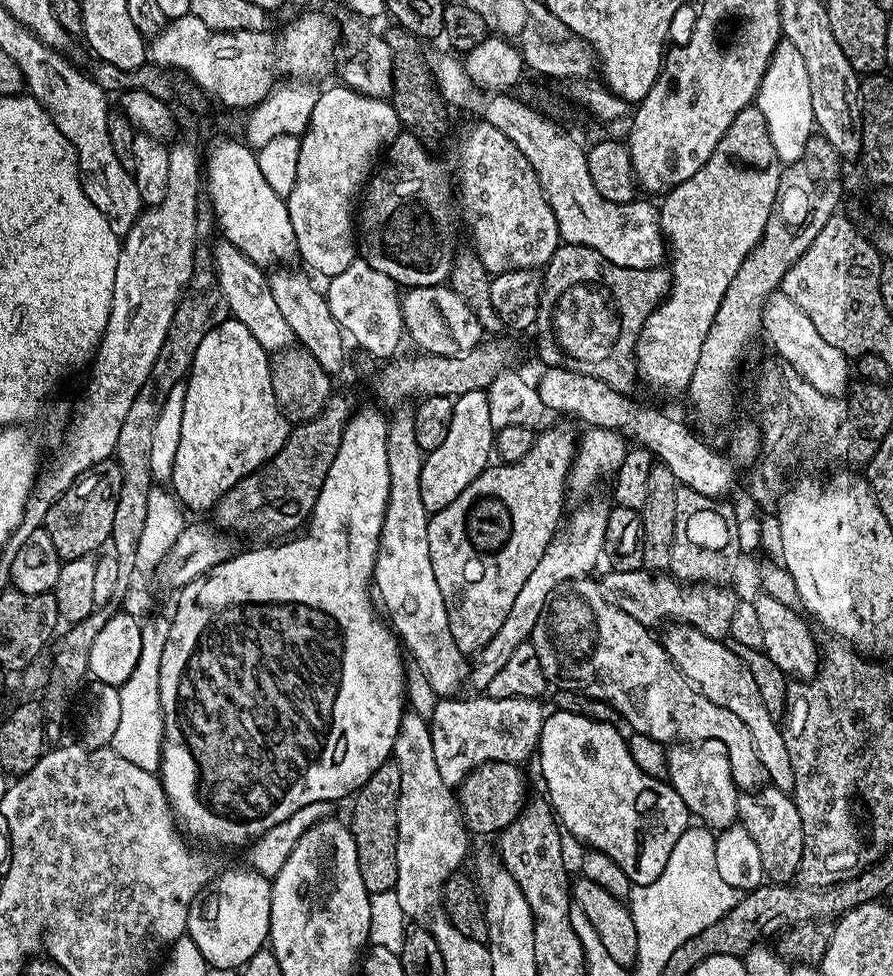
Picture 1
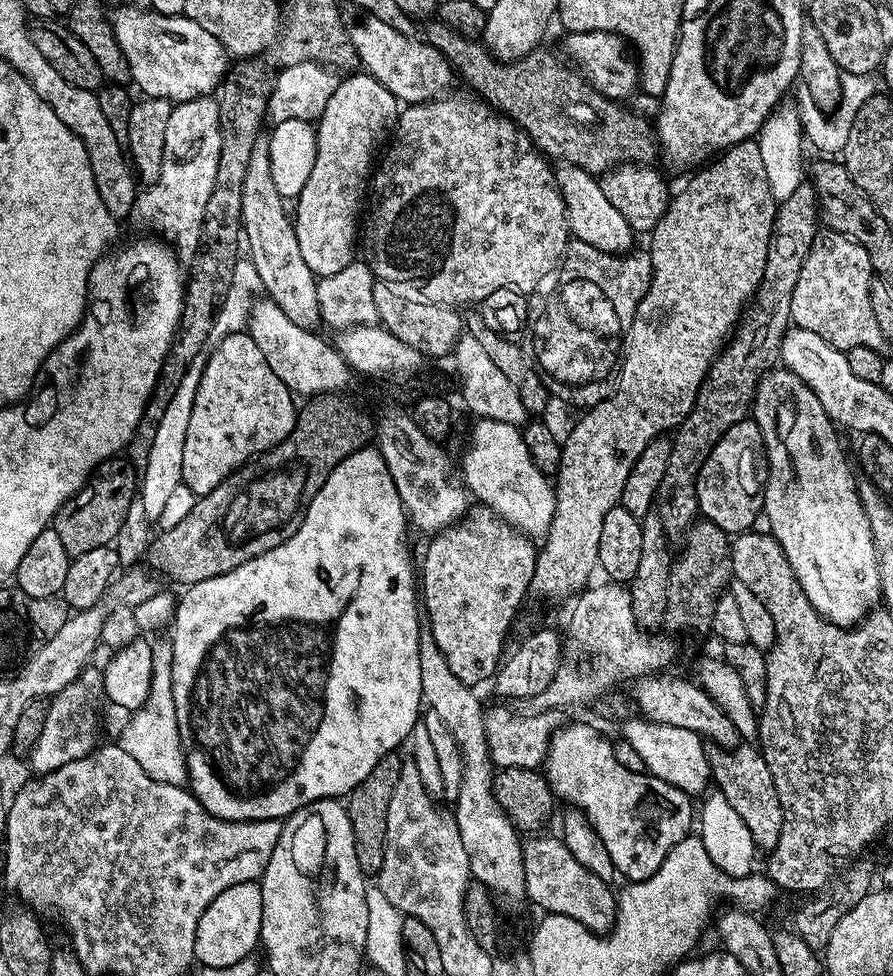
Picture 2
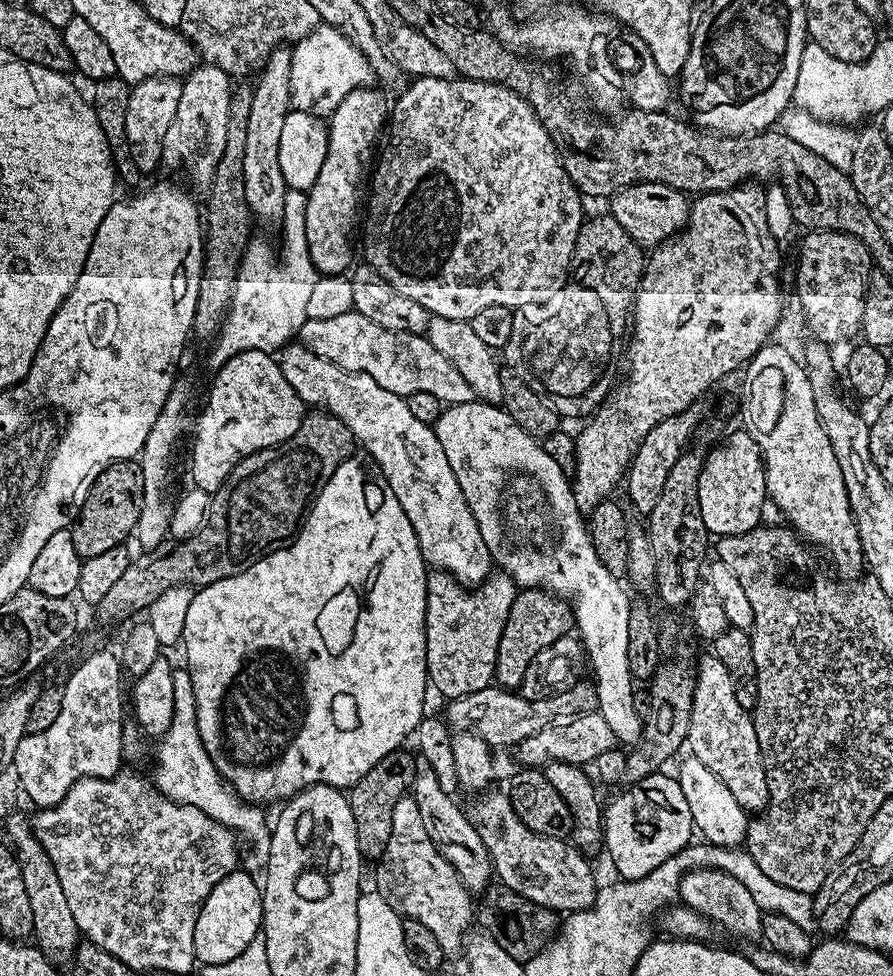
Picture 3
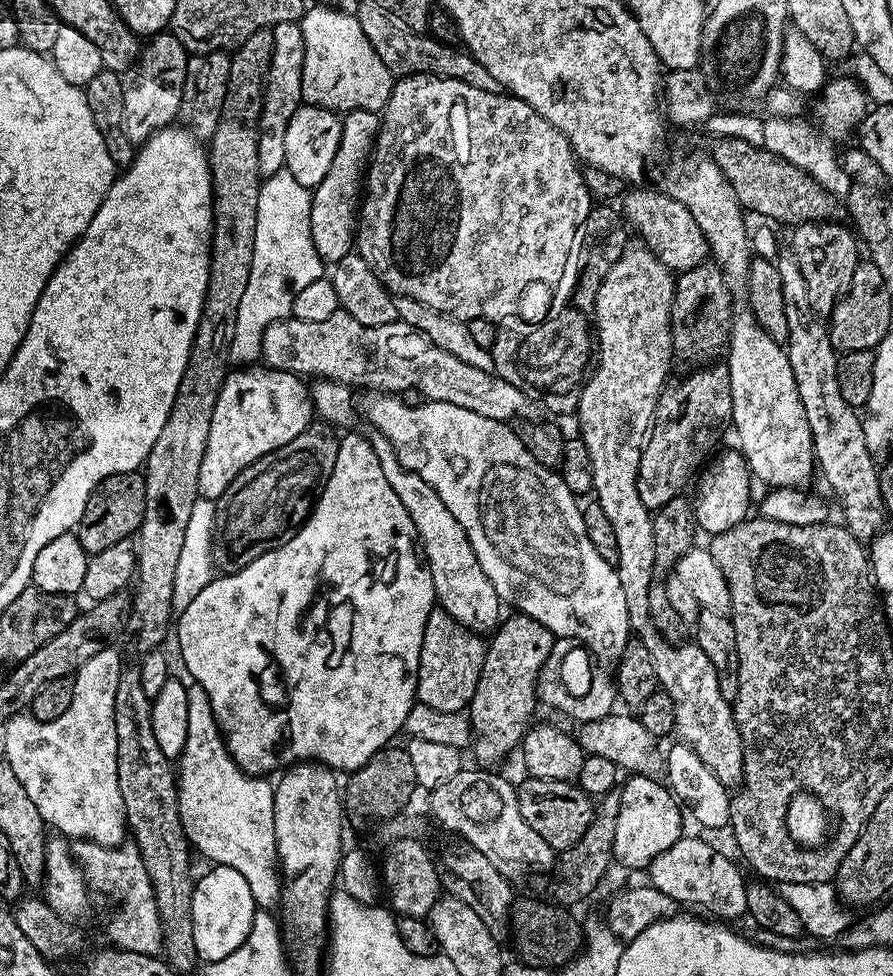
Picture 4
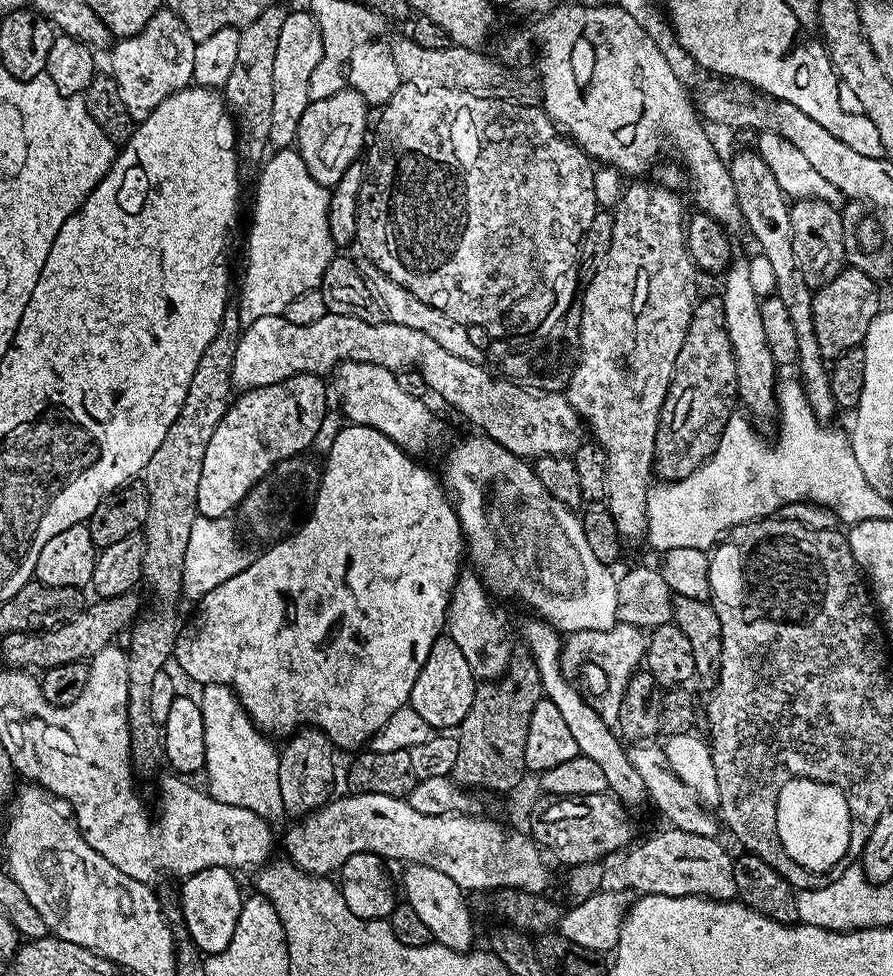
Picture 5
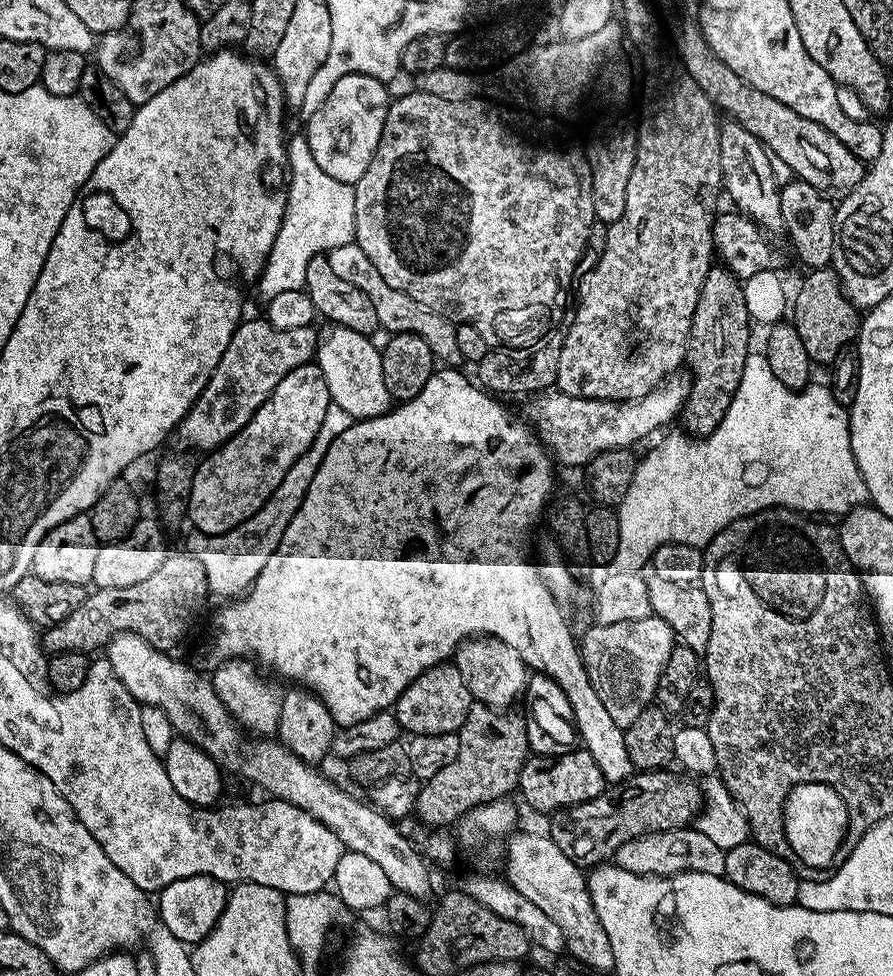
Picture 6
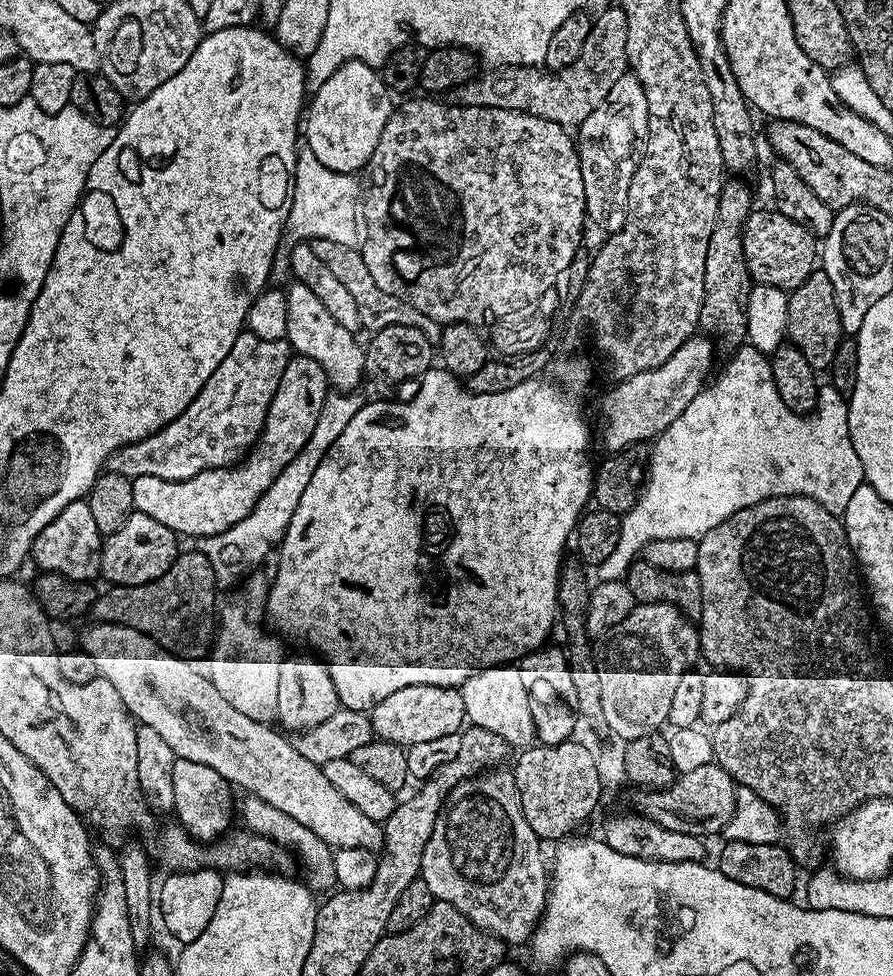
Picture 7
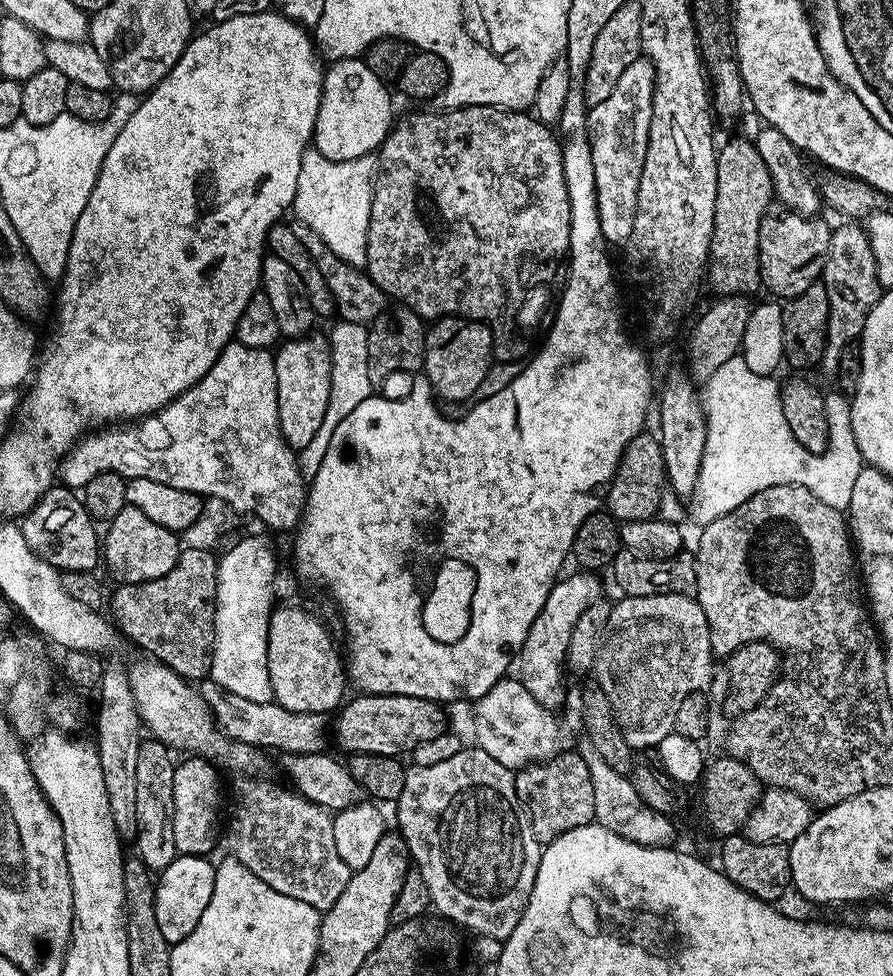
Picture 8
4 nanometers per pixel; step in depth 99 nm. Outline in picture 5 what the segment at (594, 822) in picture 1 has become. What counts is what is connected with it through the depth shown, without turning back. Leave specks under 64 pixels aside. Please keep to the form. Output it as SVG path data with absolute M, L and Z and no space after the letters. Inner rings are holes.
M539 618L531 619L524 624L524 640L528 643L526 645L528 655L531 656L533 662L538 666L540 687L543 695L547 699L552 700L554 706L558 706L558 710L562 710L562 718L566 718L566 726L569 728L570 734L574 734L574 742L578 742L580 755L586 758L594 758L594 762L598 762L598 767L606 773L608 791L618 797L626 806L642 803L643 800L646 800L644 779L638 770L638 766L634 766L634 762L630 762L628 748L622 743L621 737L613 731L610 725L601 718L595 707L589 703L585 693L575 683L572 685L560 673L560 667L562 668L560 658L562 647L561 633L557 632L545 620Z

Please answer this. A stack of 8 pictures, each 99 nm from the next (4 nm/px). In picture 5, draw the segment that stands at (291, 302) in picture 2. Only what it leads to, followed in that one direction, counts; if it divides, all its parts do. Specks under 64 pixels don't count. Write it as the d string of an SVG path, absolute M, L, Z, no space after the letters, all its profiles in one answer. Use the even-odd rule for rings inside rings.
M289 11L278 38L278 51L274 57L274 110L270 114L268 143L274 149L291 149L296 143L298 122L310 103L310 74L322 62L322 34L311 11Z

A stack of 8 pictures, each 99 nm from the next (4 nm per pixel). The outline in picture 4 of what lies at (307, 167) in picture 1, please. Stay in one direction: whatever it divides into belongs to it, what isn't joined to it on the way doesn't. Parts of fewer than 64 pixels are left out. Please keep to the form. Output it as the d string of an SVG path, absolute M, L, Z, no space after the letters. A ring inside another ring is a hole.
M355 108L353 112L347 113L340 125L340 141L338 150L334 154L334 162L330 162L330 170L326 170L326 178L322 178L322 182L318 182L318 186L311 189L312 205L308 219L310 236L314 242L314 250L318 250L320 259L325 262L346 258L346 254L353 251L357 243L362 185L365 183L381 123L381 117L370 110Z

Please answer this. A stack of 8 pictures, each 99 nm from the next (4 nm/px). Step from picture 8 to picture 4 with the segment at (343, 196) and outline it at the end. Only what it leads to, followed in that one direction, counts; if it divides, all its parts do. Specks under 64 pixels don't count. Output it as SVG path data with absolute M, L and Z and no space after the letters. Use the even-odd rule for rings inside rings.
M288 171L275 172L273 176L267 177L260 185L260 197L258 198L258 214L256 215L256 233L254 234L254 258L250 266L250 282L246 282L246 291L242 294L242 302L238 302L238 322L234 322L234 342L230 342L229 361L236 366L248 366L253 362L261 359L260 351L262 350L262 338L266 334L266 330L274 322L279 320L287 320L292 316L292 307L294 306L294 298L306 286L310 286L310 282L318 282L326 272L325 261L320 259L318 250L314 250L314 242L310 236L310 206L312 205L312 193L309 189L303 188L299 182L294 182L294 178Z

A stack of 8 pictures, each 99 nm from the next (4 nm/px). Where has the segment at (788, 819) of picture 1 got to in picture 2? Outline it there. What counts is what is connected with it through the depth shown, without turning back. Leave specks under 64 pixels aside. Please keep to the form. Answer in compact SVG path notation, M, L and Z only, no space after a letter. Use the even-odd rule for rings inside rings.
M740 744L733 749L721 746L711 747L708 751L711 768L711 779L719 786L719 795L726 798L730 806L739 815L759 851L771 852L778 844L784 825L784 811L778 800L778 792L774 789L773 775L766 766L764 755L757 747Z

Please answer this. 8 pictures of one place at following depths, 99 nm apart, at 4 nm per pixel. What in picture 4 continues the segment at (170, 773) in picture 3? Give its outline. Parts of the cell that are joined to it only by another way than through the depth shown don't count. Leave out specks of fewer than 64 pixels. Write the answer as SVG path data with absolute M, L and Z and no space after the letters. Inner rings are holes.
M195 682L188 684L188 697L186 698L187 711L187 731L185 748L180 752L178 757L178 787L180 790L180 817L184 823L184 831L188 833L188 843L193 849L196 848L205 856L206 859L212 860L213 865L219 866L229 872L237 872L242 874L242 878L246 878L247 884L250 886L250 894L254 894L254 902L264 910L272 910L281 903L282 900L282 873L278 867L278 857L276 855L276 834L274 824L274 788L269 781L262 776L249 776L232 760L232 755L228 752L228 747L224 744L224 737L220 734L220 727L216 725L216 719L212 713L210 706L210 698L206 694L206 690L202 690L202 686L198 686Z

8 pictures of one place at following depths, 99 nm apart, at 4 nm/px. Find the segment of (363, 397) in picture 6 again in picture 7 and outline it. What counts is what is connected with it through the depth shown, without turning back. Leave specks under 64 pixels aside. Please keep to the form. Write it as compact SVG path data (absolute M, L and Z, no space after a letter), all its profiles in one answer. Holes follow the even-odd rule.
M292 282L284 292L286 298L286 339L293 353L306 358L314 358L322 366L329 385L336 390L356 390L365 379L364 358L366 355L362 344L346 326L338 326L333 316L326 311L326 306L310 290L310 286Z

